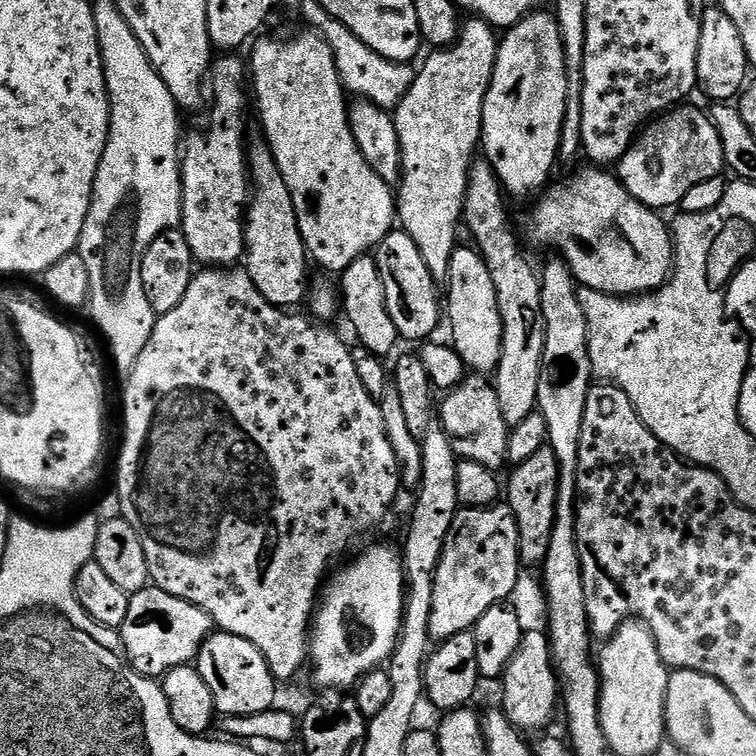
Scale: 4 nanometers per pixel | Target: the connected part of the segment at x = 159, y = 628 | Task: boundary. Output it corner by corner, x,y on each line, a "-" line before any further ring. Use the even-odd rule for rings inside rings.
149,586
140,592
133,592
128,597
126,622
118,629
120,640
124,644
124,656
132,669
149,678
163,678
172,668
183,664
192,664
204,641
212,635
214,625
210,614
182,598
174,598
174,594
166,594
166,590

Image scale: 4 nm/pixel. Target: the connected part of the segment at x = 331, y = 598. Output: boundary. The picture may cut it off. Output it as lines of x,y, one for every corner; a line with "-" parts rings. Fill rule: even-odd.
376,544
334,576
323,585
310,629
310,669
312,680
320,690
348,690
363,680
367,672
377,671
391,657
400,641
404,617
404,561
397,549
395,552
384,544

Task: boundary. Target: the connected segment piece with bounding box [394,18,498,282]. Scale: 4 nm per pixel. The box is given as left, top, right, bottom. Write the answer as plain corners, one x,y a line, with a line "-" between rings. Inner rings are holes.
468,18
461,23
460,36
448,48
437,48
429,51
423,57
424,65
419,65
414,82
410,86
410,90
402,98
402,102
394,109
394,119
396,129
398,130
398,142
400,143
400,183
396,197
396,215
398,217
399,227
406,233
410,234
410,238
414,238
414,246
418,246
418,251
422,254
422,258
426,261
426,270
430,270
430,274
438,282
444,282
448,279
448,271
450,270
450,258
454,254
454,250
458,246
456,240
456,227
461,227
462,217
464,214
464,199
466,198
466,190
468,189
468,172
472,169
474,157
477,155
478,149
482,144
482,133
484,131
484,95
488,93
488,87
492,81
494,74
494,66
496,65
496,50
498,47
498,32
491,24
479,18

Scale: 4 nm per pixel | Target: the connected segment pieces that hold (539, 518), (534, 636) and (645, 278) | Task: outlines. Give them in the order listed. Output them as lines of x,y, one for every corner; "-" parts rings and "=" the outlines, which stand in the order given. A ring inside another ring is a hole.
546,446
527,462
515,465
511,471
512,477
506,480
506,503
511,508
518,526
520,563
524,566
540,566
550,550
550,534
554,530
558,496
558,458
554,458
554,450
=
525,631
514,658
510,658
510,666
506,666
502,677
503,684
502,711
508,715
508,721
524,734
536,734
547,729
544,727
551,722
552,715
555,712
557,715
560,696
560,685
552,662
552,645
548,642
547,631
=
600,166
587,167
574,173
565,184
553,183
535,201
536,209
528,224
533,242
544,248
557,248
559,259
568,263
577,285
605,292
607,296
625,298
655,292
672,275
672,234
669,225
666,220
664,224
660,217
663,215
636,200
611,171

